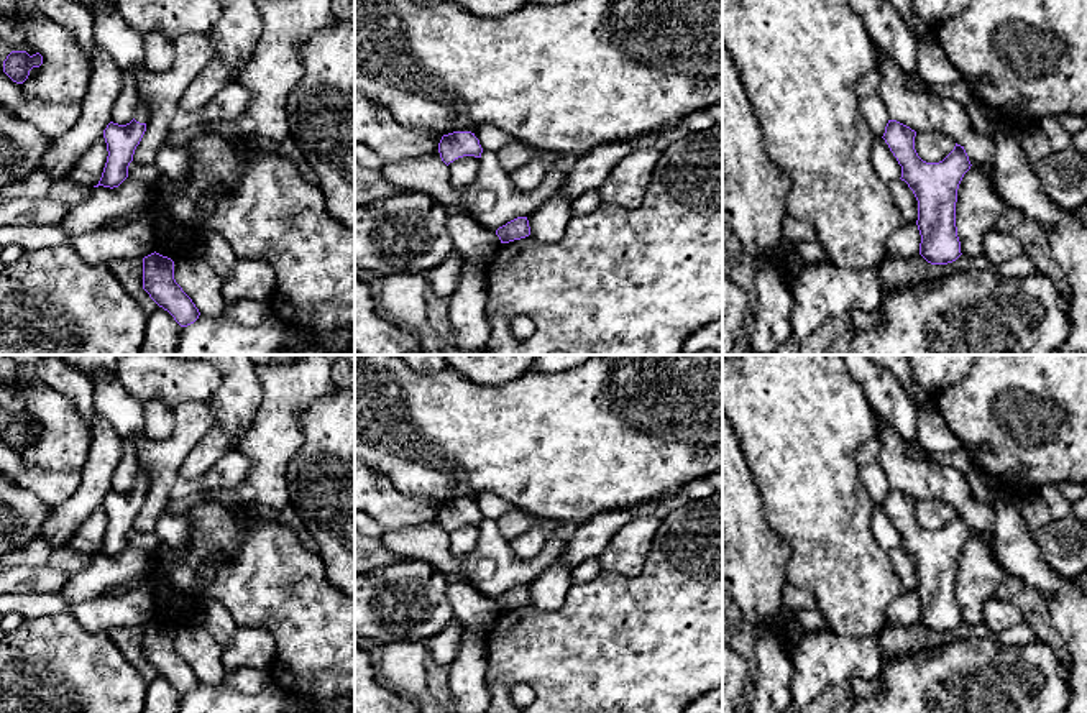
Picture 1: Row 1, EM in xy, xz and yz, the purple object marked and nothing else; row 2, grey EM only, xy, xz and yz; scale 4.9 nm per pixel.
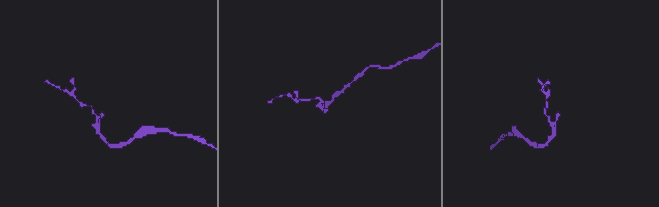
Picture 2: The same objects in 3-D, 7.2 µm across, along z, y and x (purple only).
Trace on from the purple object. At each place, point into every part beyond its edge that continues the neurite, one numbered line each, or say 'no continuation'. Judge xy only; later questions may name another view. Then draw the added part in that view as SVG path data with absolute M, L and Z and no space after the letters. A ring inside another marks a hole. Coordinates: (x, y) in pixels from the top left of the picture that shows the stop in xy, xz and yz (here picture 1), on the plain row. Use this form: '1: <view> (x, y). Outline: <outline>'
1: xy (142, 482). Outline: M138 470L136 480L135 480L135 488L140 491L148 491L149 488L149 476L144 470Z

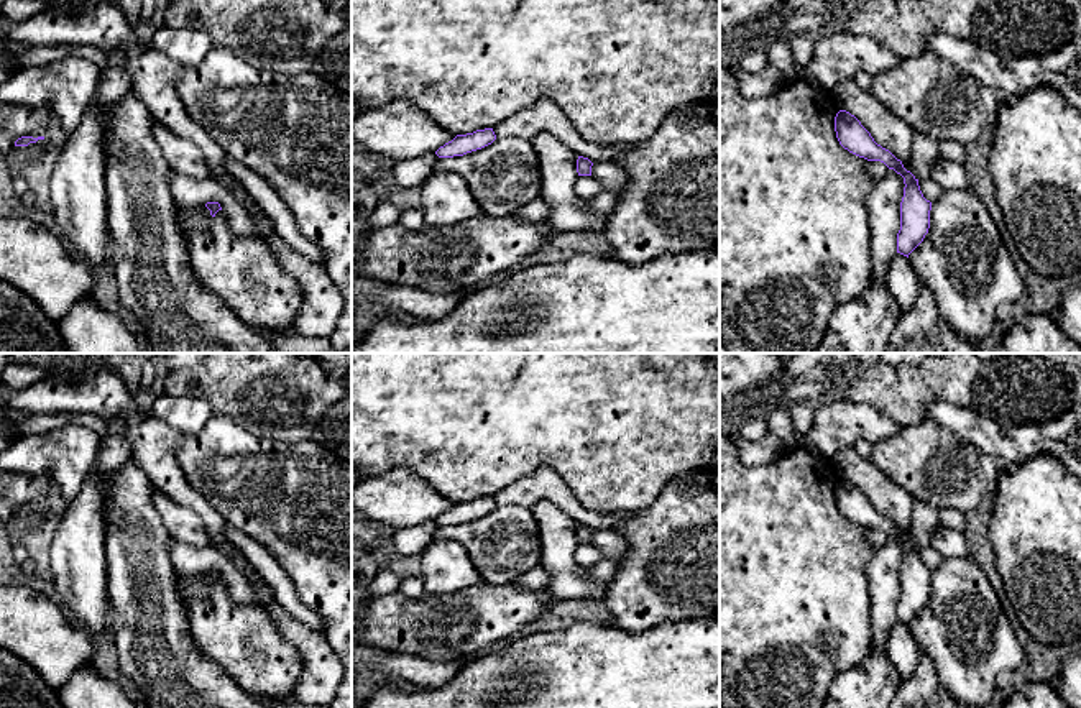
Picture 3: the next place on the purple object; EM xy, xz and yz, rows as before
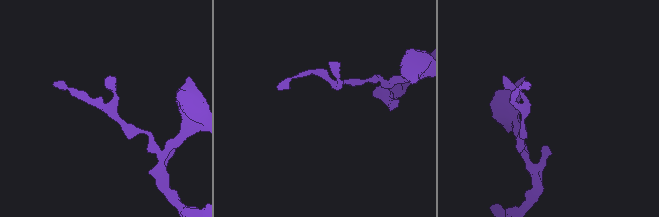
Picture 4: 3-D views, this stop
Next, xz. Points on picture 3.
no continuation

